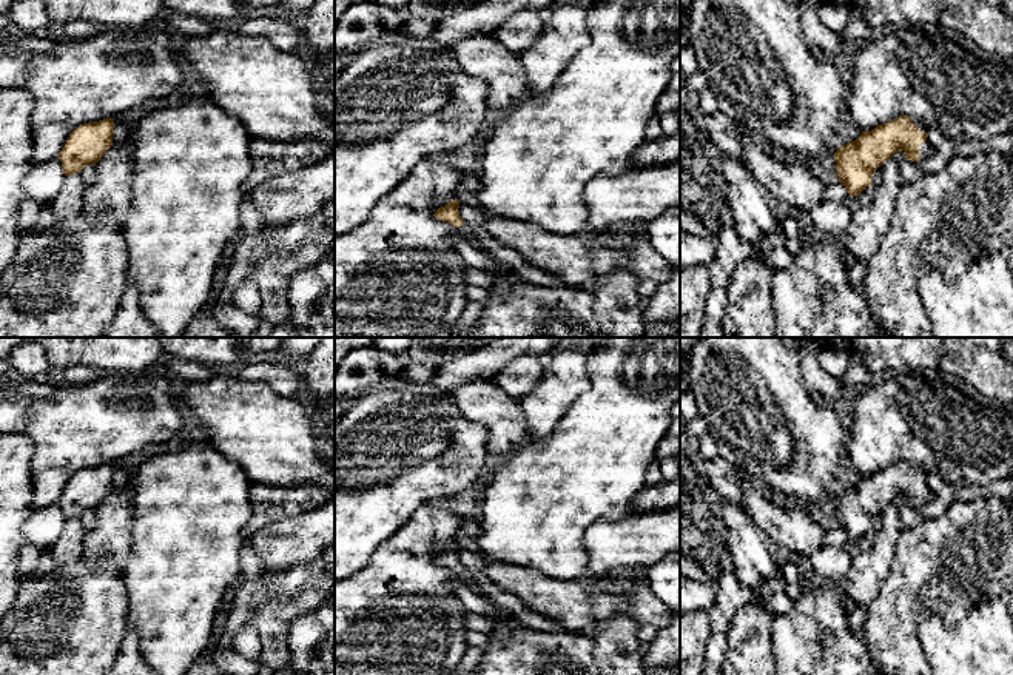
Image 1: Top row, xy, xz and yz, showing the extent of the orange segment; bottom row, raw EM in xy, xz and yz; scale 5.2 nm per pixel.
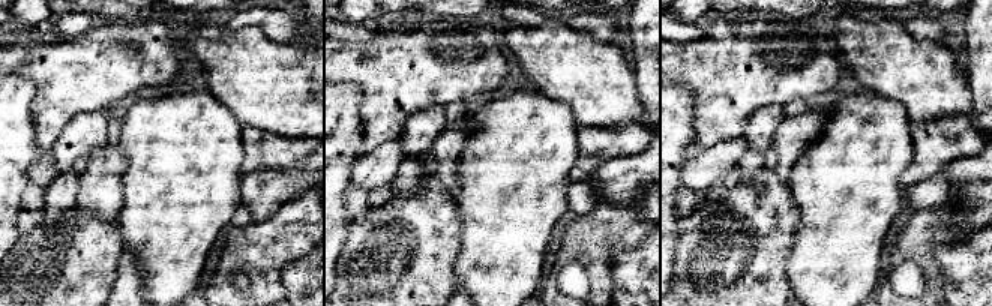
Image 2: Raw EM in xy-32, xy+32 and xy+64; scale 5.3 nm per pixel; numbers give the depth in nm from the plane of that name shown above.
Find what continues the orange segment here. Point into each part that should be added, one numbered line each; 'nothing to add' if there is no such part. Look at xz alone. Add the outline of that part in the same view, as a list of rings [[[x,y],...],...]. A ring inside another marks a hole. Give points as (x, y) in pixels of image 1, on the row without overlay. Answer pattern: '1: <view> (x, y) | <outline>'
1: xz (466, 575) | [[[464,569],[464,570],[458,572],[458,576],[463,578],[469,584],[469,587],[472,589],[473,593],[484,595],[481,592],[481,589],[475,584],[475,576],[473,576],[472,572],[469,572],[467,569]]]

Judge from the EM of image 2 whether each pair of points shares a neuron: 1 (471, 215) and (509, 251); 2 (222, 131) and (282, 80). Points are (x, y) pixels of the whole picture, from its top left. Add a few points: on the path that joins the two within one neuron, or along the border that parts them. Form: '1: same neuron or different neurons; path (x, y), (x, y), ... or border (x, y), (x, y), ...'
1: same neuron; path (480, 222), (500, 242)
2: different neurons; border (212, 93), (245, 126)

